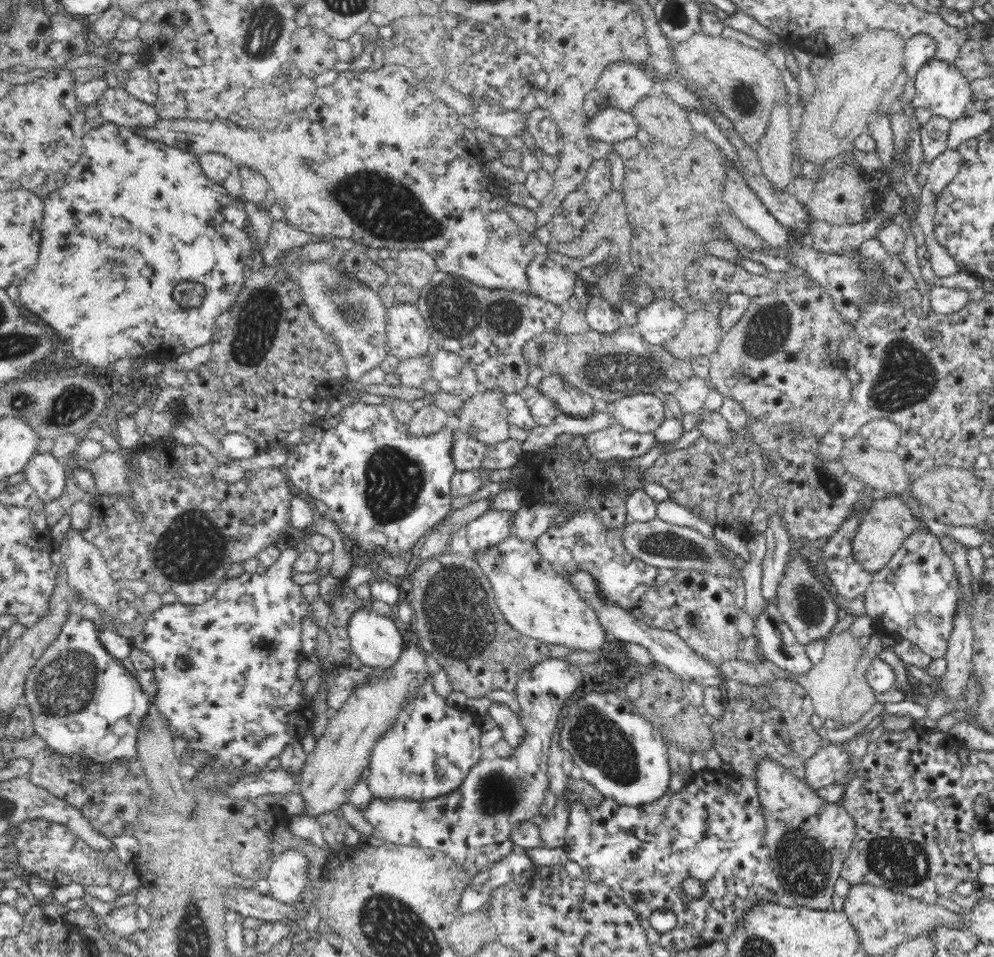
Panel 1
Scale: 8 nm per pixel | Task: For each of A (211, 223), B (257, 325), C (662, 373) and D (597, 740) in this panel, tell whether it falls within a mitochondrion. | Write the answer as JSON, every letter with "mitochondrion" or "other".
{"A":"other","B":"mitochondrion","C":"mitochondrion","D":"mitochondrion"}

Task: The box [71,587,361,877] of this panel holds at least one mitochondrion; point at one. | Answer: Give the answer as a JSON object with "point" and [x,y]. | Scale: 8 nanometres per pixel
{"point":[265,647]}

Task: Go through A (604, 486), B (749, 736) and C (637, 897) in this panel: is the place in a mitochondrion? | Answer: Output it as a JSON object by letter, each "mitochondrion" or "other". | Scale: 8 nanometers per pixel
{"A":"mitochondrion","B":"other","C":"other"}

